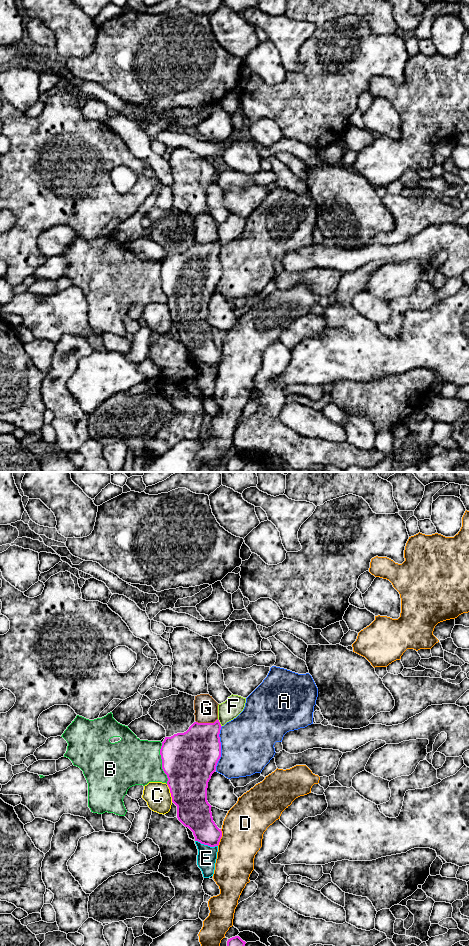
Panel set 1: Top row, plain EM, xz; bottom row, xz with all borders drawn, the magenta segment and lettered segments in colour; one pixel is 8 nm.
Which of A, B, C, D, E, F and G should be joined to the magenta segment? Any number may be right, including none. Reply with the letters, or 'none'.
none

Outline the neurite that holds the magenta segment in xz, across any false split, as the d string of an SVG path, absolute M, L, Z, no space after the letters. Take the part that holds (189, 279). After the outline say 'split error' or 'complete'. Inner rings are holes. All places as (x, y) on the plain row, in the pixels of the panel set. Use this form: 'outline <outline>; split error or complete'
outline M218 239L214 243L194 242L186 252L165 257L160 269L162 289L168 298L172 322L177 326L178 340L193 352L195 361L210 367L218 366L222 357L207 321L208 302L221 277L221 247Z; complete

